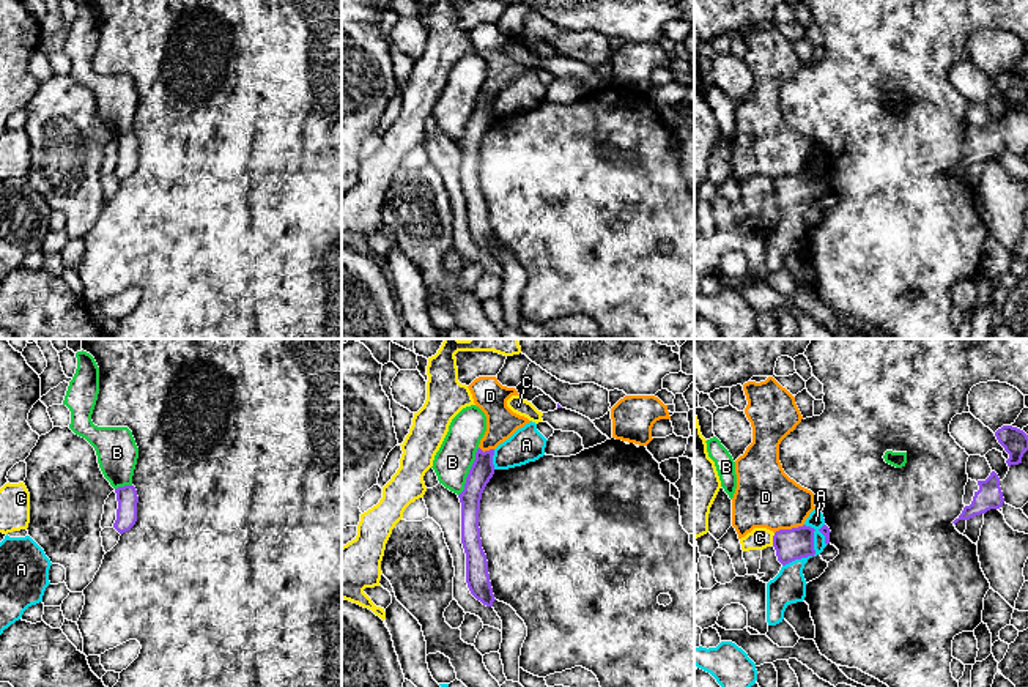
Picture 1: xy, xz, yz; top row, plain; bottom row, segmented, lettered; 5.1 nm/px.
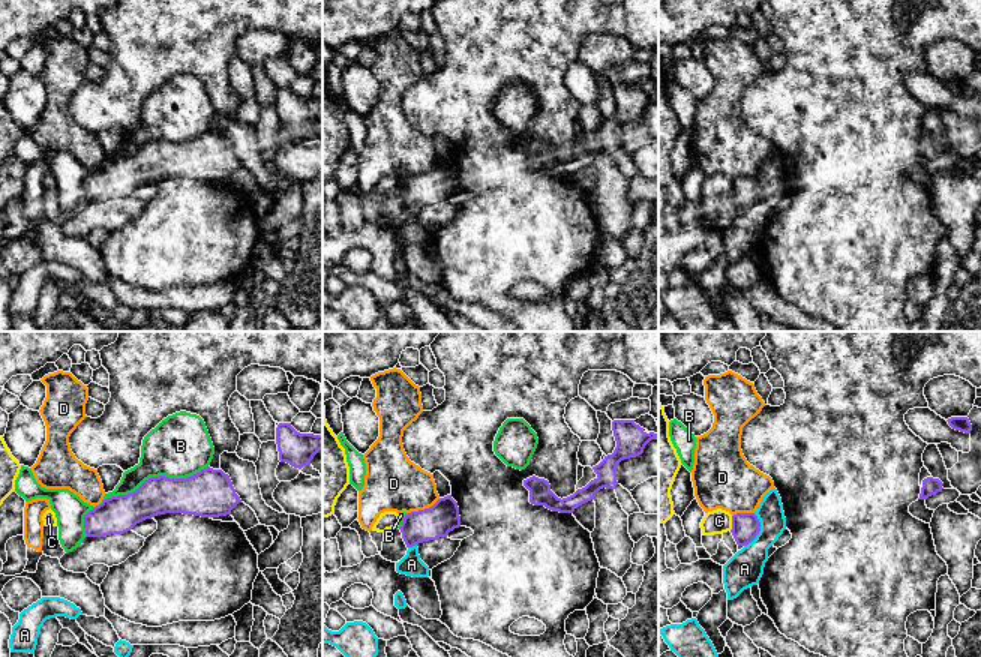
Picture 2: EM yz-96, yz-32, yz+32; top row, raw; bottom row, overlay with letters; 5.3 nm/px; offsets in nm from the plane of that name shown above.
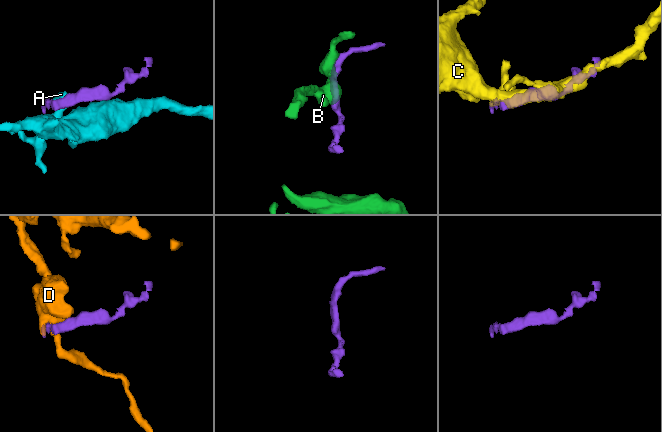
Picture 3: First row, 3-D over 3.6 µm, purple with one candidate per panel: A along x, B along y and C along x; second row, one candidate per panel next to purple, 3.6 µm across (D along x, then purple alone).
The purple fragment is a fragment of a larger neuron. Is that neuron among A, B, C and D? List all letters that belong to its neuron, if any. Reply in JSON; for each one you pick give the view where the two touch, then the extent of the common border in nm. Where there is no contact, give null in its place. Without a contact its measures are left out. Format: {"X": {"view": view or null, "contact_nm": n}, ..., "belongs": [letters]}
{"belongs": []}

